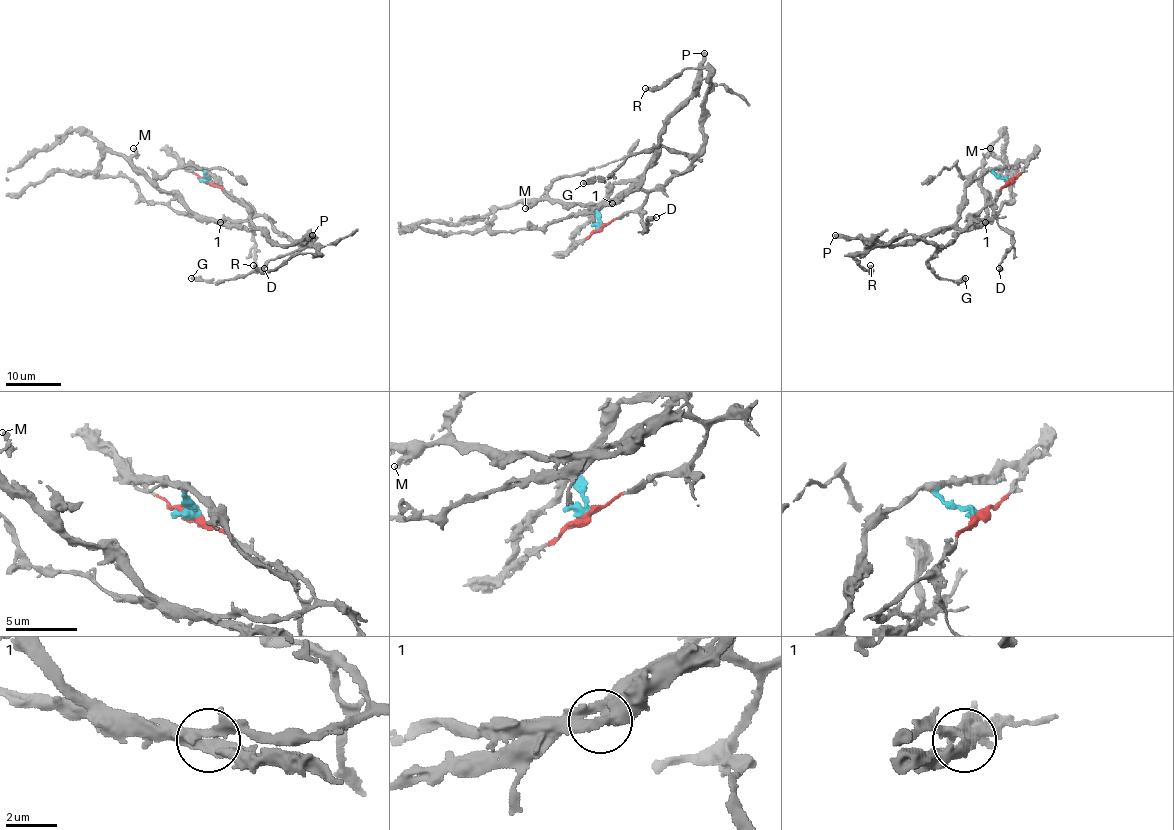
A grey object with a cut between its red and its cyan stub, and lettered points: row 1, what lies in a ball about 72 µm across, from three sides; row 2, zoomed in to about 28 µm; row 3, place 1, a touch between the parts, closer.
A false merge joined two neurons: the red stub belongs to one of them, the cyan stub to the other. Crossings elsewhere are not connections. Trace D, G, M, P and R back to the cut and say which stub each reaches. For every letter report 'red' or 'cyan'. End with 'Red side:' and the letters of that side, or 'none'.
D: red
G: red
M: cyan
P: cyan
R: red
Red side: D, G, R

